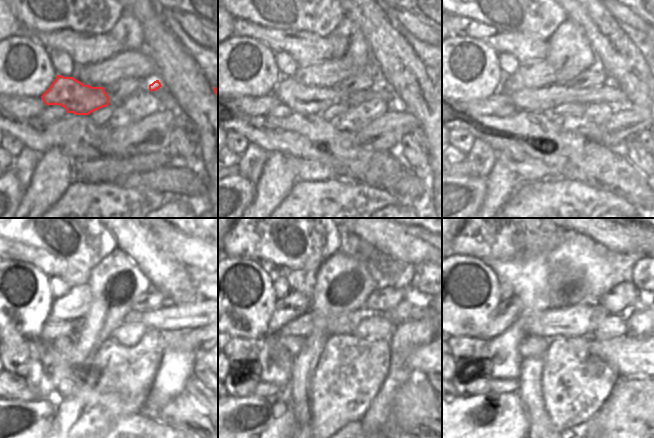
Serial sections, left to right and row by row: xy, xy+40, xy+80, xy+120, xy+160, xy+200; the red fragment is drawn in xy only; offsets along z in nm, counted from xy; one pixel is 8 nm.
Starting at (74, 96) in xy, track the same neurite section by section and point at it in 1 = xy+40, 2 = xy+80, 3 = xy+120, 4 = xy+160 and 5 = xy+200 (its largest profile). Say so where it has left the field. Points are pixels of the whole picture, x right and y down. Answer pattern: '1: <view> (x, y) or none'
1: xy+40 (299, 98)
2: xy+80 (541, 99)
3: xy+120 (193, 315)
4: xy+160 (405, 311)
5: xy+200 (624, 314)

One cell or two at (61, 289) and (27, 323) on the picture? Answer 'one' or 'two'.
two

